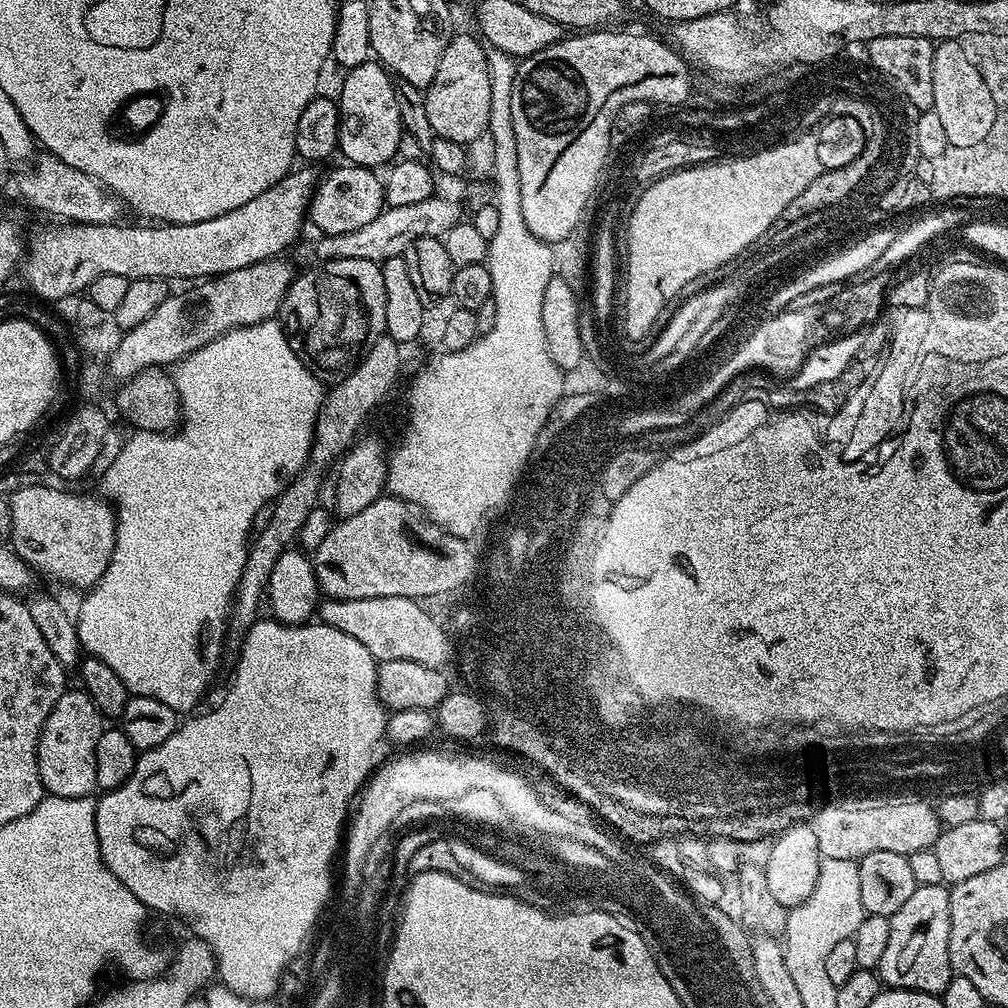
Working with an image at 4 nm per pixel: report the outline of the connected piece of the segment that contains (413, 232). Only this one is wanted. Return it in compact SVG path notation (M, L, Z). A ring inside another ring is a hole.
M433 194L430 198L426 198L426 202L418 202L414 206L385 207L384 211L378 214L378 218L366 222L366 226L358 226L358 230L333 236L320 234L315 237L317 240L305 239L297 243L294 248L295 263L304 264L300 266L319 266L328 263L329 260L342 258L362 258L383 262L395 256L403 256L410 242L423 236L442 238L454 225L461 223L460 205L462 204L459 199L447 200L446 197Z

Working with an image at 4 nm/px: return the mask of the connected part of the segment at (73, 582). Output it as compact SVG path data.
M44 482L27 486L10 496L10 547L39 575L41 572L60 584L90 590L102 578L114 554L116 514L113 505L99 495L76 497L72 492L48 486Z

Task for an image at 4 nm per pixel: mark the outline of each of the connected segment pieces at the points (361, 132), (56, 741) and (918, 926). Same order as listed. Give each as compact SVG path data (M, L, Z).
M368 59L365 64L359 64L347 69L344 85L340 88L338 103L340 105L340 147L339 155L345 156L347 163L362 168L379 169L379 164L387 165L397 159L400 136L406 132L400 120L398 105L395 98L395 83L387 68L375 59Z
M66 690L50 710L38 738L38 774L45 793L58 798L92 796L96 788L96 739L102 731L102 717L83 690Z
M921 884L890 918L890 942L882 953L878 975L889 989L943 994L952 980L950 962L950 892L944 884Z

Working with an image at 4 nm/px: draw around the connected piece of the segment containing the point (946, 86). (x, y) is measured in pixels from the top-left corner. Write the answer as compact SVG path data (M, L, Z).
M954 40L935 45L934 54L934 102L931 111L938 114L946 130L946 138L953 149L972 147L982 142L994 126L996 106L994 98L982 74L965 57L962 46Z

